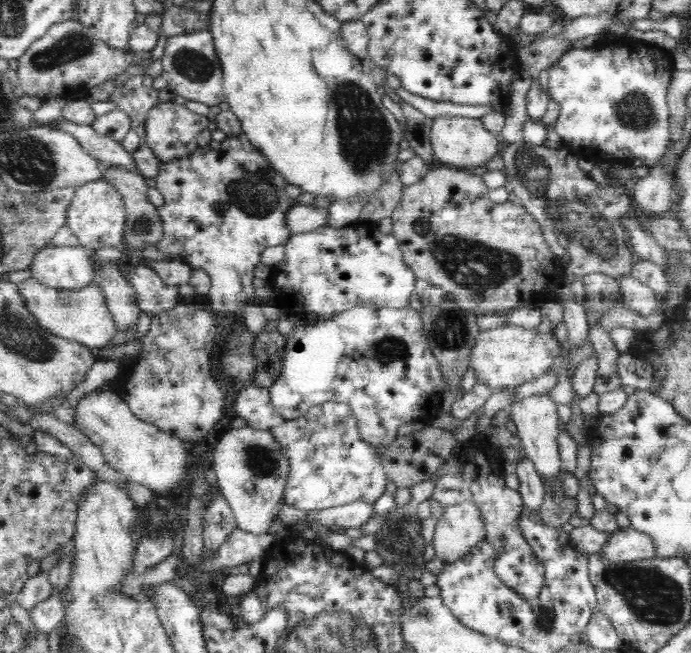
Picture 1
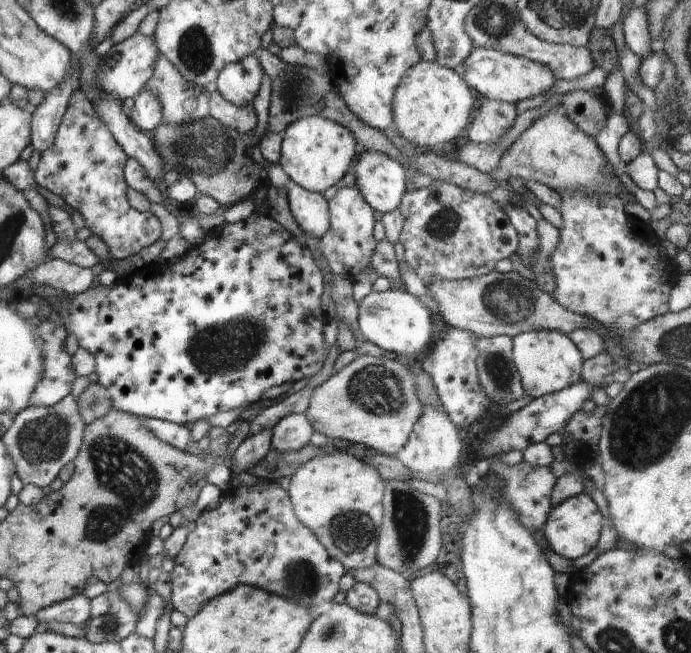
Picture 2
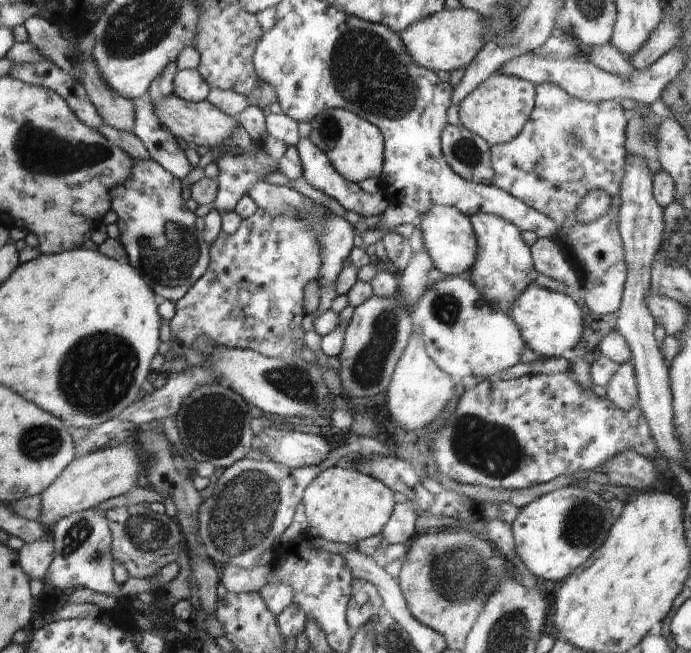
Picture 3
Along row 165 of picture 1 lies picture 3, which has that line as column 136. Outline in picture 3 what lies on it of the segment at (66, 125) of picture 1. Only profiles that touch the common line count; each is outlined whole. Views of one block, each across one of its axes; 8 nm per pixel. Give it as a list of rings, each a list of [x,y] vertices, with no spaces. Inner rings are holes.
[[[148,92],[133,101],[136,114],[132,133],[146,146],[150,159],[182,180],[193,168],[179,145],[178,138],[174,138],[169,130],[164,130],[156,118],[152,102]]]

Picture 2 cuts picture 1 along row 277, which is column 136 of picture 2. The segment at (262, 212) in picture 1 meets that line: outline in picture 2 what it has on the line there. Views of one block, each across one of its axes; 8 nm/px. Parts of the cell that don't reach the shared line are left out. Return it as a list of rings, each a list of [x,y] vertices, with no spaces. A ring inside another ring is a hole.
[[[78,88],[72,94],[52,146],[42,152],[41,160],[34,171],[37,186],[47,188],[53,194],[63,198],[66,204],[70,204],[74,210],[80,212],[91,234],[99,236],[104,241],[104,244],[108,246],[109,256],[116,260],[139,254],[142,248],[154,244],[158,238],[161,238],[162,230],[160,221],[151,211],[140,212],[130,206],[126,194],[129,186],[124,181],[126,160],[128,156],[124,154],[124,149],[120,148],[108,130],[108,126],[100,120],[93,104],[86,98],[86,94]]]

